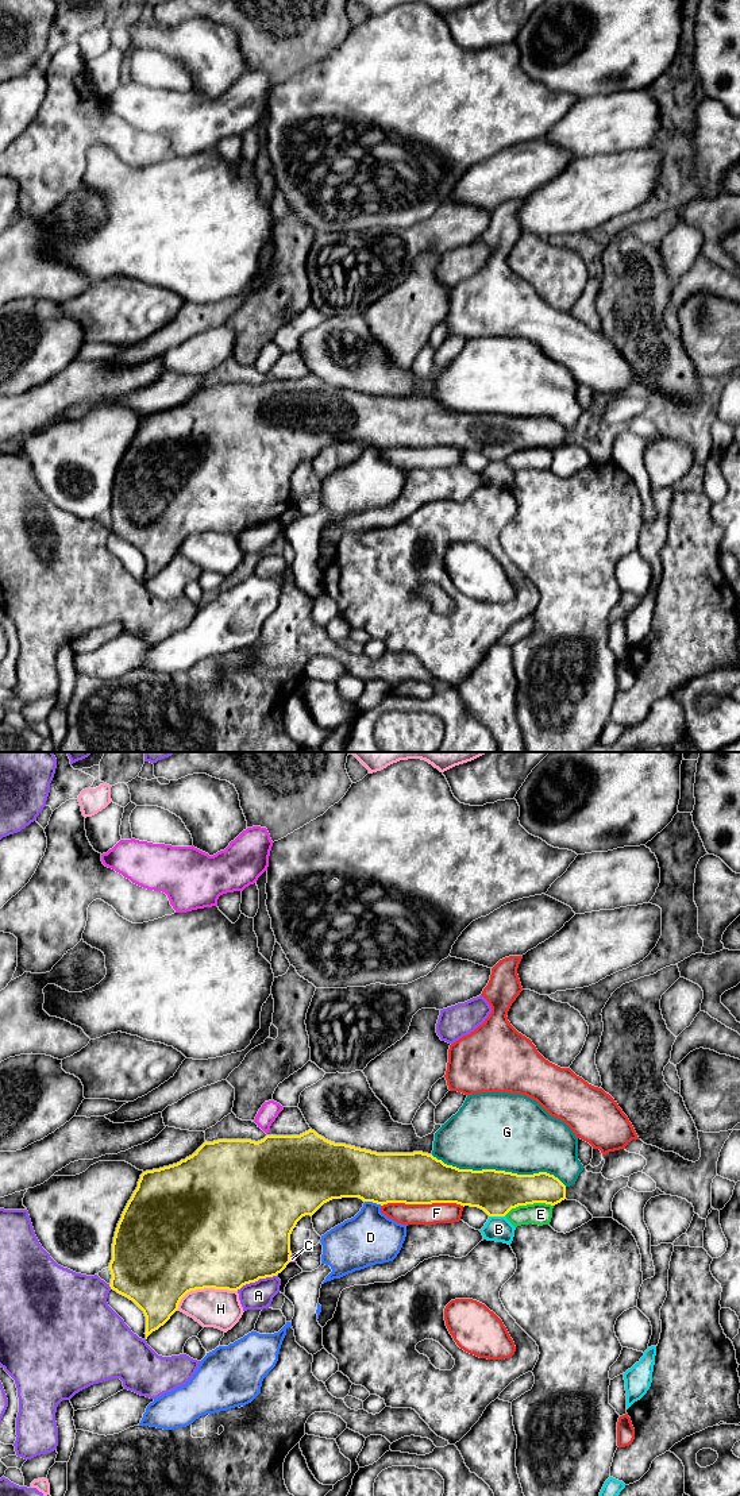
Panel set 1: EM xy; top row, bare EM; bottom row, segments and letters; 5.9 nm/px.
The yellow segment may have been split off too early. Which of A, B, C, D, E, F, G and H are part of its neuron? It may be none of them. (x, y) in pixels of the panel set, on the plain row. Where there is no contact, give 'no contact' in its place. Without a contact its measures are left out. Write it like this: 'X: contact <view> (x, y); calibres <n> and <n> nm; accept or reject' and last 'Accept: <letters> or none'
A: contact xy (255, 524); calibres 500 and 170 nm; reject
B: contact xy (497, 459); calibres 260 and 150 nm; reject
C: contact xy (289, 502); calibres 460 and 30 nm; reject
D: contact xy (373, 446); calibres 320 and 320 nm; reject
E: contact xy (528, 447); calibres 260 and 130 nm; reject
F: contact xy (423, 447); calibres 320 and 130 nm; reject
G: contact xy (498, 415); calibres 260 and 460 nm; reject
H: contact xy (203, 532); calibres 500 and 240 nm; reject
Accept: none

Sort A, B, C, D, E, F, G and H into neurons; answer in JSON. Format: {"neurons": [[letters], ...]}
{"neurons": [["A"], ["B"], ["C"], ["D"], ["E"], ["F"], ["G"], ["H"]]}

